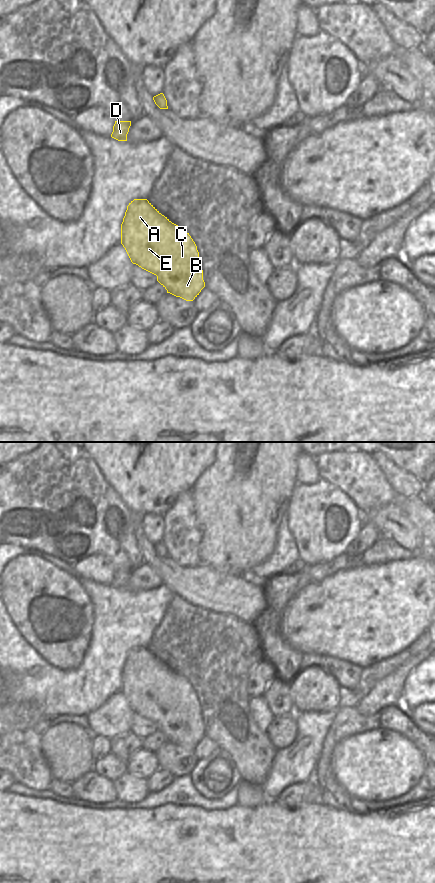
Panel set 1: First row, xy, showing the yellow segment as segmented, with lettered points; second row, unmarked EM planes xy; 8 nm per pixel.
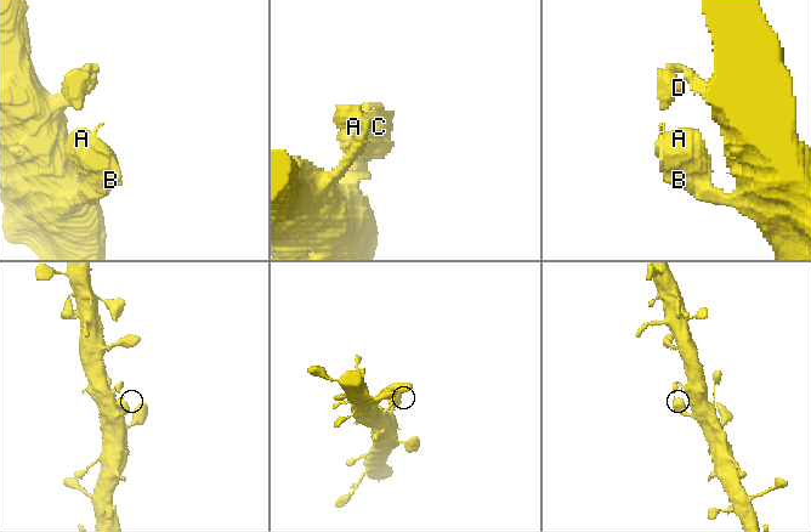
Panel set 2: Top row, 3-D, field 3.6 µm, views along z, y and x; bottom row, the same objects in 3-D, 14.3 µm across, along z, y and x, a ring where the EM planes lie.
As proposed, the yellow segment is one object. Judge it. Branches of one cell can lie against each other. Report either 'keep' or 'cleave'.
keep

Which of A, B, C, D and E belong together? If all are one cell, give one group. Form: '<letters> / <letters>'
A B C D E

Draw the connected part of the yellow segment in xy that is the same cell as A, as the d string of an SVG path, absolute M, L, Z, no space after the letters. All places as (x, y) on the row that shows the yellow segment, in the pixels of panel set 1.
M134 199L127 206L121 244L131 262L156 275L167 293L193 301L205 287L195 242L147 199Z

